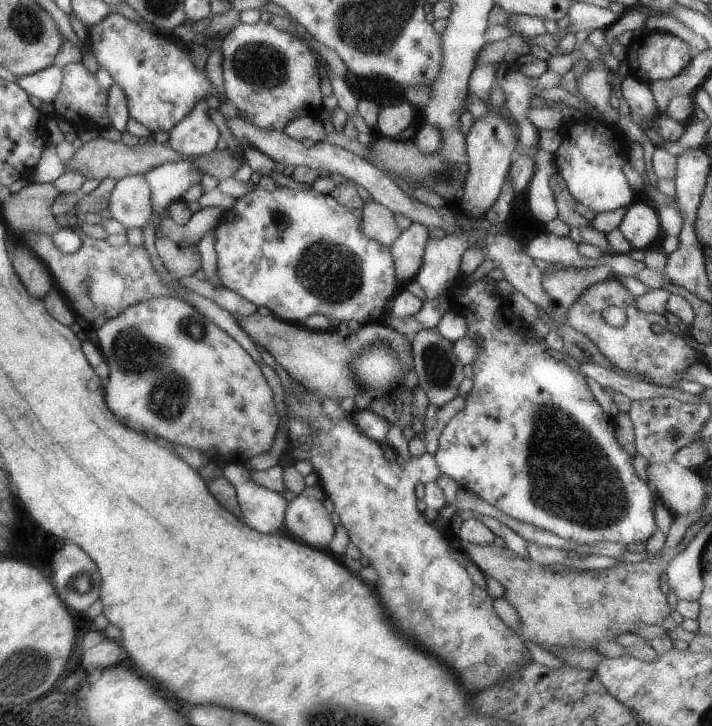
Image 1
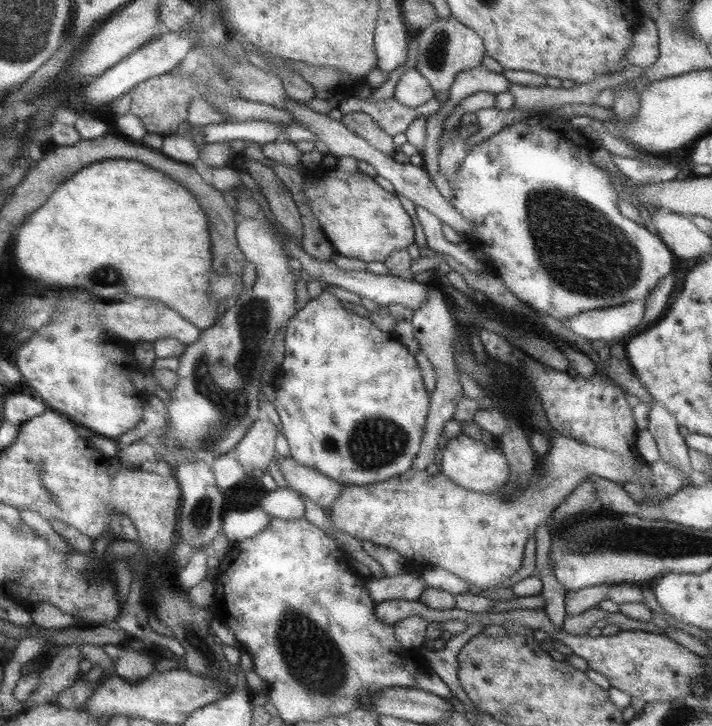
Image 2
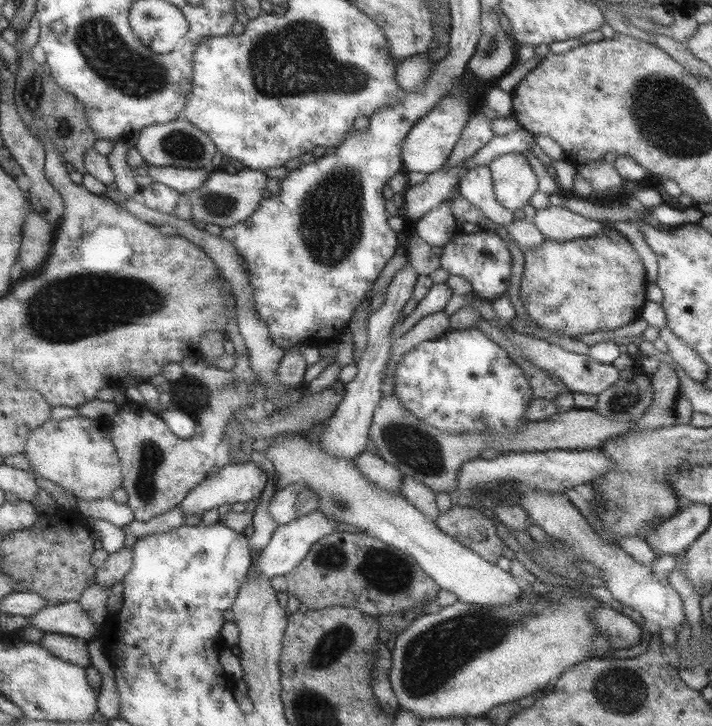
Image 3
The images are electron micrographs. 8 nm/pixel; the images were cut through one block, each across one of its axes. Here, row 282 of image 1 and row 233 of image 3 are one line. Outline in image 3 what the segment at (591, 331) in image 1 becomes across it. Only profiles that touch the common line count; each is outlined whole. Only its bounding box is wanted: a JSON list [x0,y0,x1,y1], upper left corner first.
[521,223,647,338]

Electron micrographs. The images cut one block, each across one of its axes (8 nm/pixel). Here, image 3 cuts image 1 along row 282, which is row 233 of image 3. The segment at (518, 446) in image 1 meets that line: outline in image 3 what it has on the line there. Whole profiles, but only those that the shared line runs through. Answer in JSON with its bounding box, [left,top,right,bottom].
[440,229,512,302]

